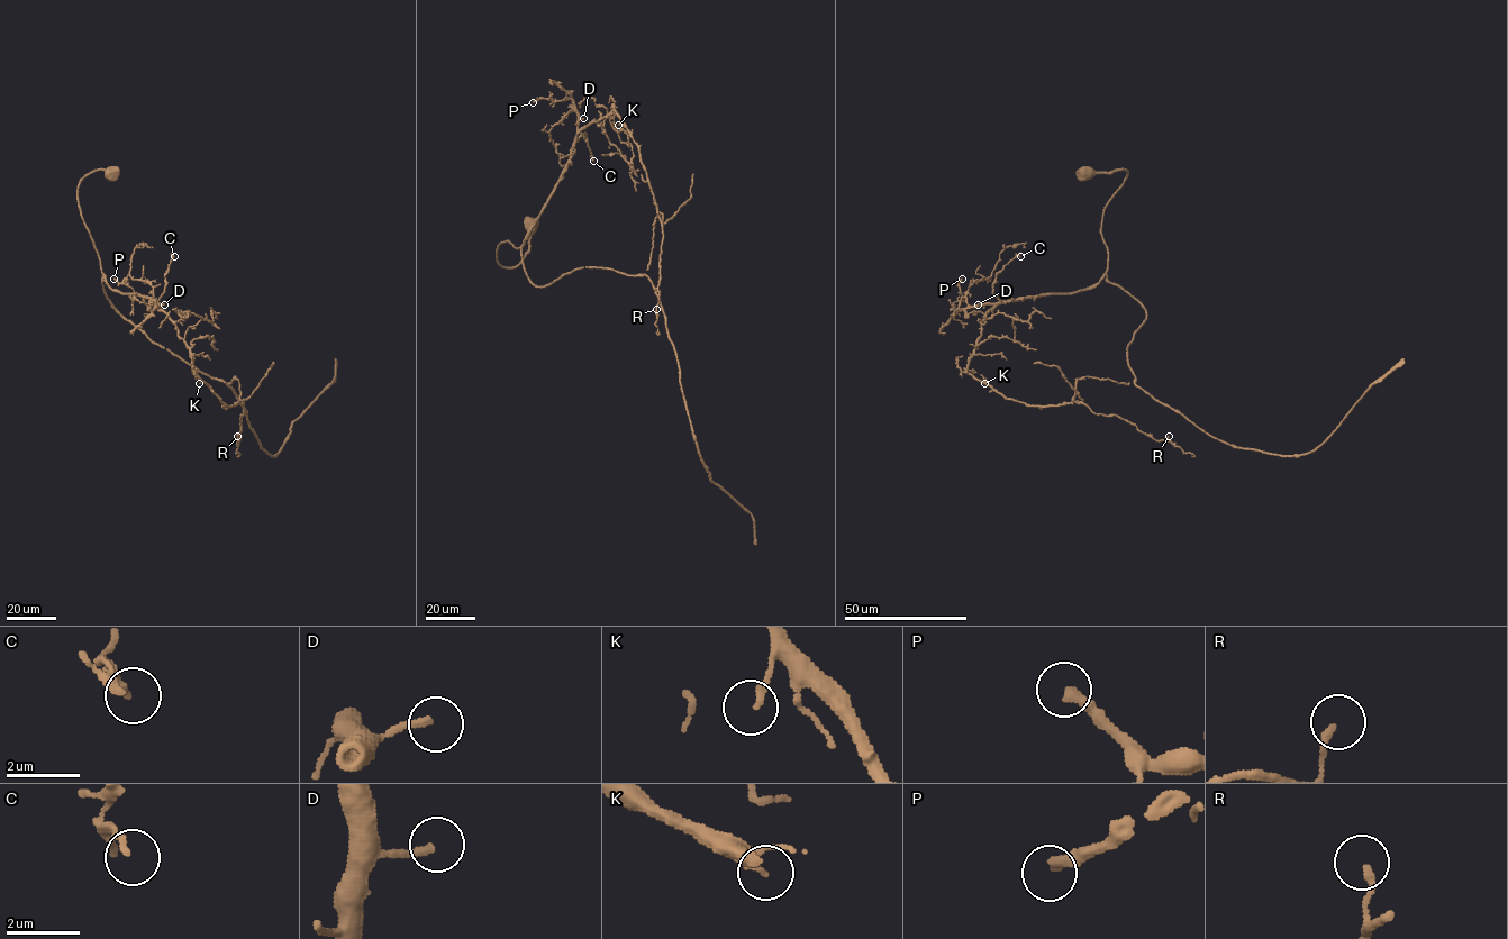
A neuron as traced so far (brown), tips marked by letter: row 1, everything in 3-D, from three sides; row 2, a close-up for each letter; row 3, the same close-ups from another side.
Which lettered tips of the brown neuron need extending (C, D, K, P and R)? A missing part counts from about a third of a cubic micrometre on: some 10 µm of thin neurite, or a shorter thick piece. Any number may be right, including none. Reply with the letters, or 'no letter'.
D, P

